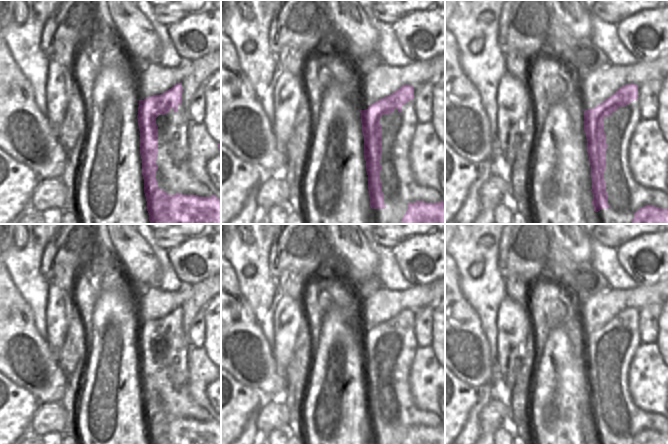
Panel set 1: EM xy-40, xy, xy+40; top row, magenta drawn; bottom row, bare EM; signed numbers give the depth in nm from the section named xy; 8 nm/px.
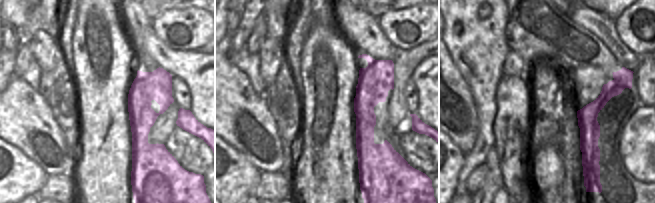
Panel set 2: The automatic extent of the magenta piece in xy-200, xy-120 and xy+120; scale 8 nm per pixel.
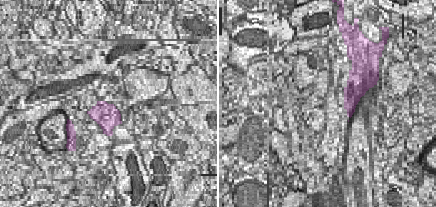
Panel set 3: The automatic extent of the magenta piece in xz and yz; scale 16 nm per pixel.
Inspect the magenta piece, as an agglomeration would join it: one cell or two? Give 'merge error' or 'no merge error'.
no merge error

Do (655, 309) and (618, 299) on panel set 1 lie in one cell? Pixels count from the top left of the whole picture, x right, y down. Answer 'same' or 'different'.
different

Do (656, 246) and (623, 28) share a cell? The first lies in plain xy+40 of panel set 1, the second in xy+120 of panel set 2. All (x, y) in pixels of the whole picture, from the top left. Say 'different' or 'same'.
same

